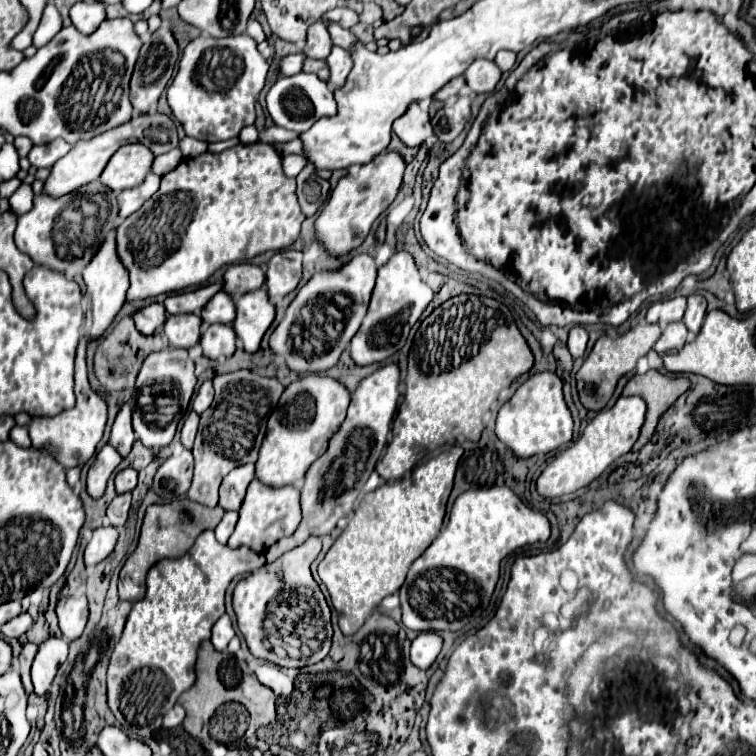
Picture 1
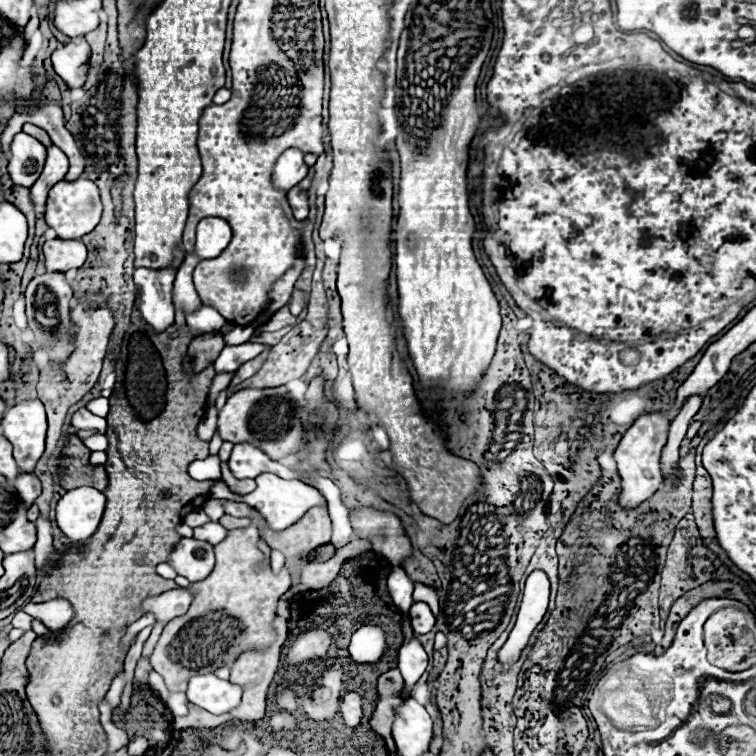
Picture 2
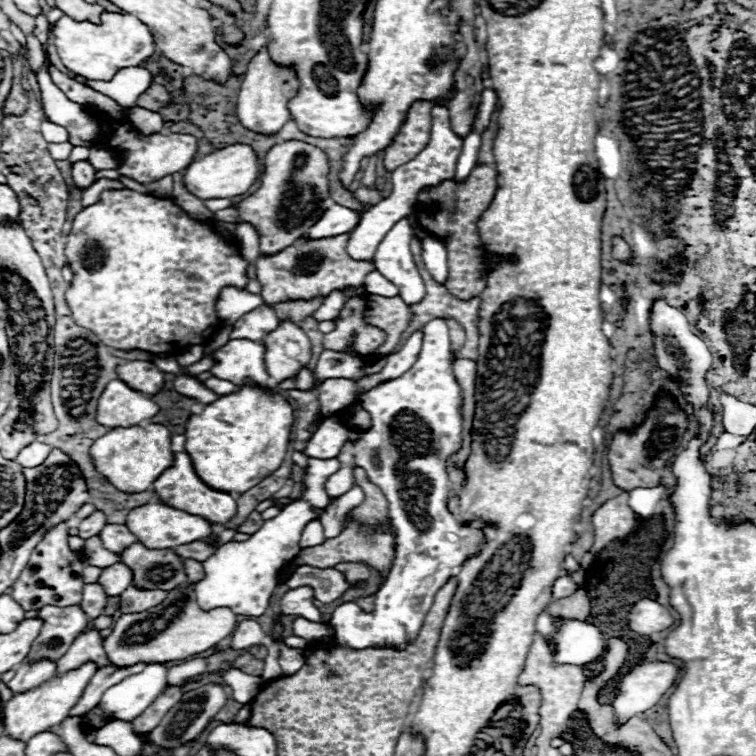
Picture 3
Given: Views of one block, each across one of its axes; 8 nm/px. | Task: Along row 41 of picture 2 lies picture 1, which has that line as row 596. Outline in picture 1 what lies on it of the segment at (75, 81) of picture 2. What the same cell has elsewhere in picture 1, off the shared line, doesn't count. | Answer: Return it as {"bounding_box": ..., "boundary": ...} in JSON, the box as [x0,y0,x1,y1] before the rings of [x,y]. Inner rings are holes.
{"bounding_box":[56,596,88,642],"boundary":[[[86,596],[68,598],[64,604],[58,604],[56,614],[58,614],[62,636],[70,642],[78,640],[86,628],[86,622],[88,622]]]}

